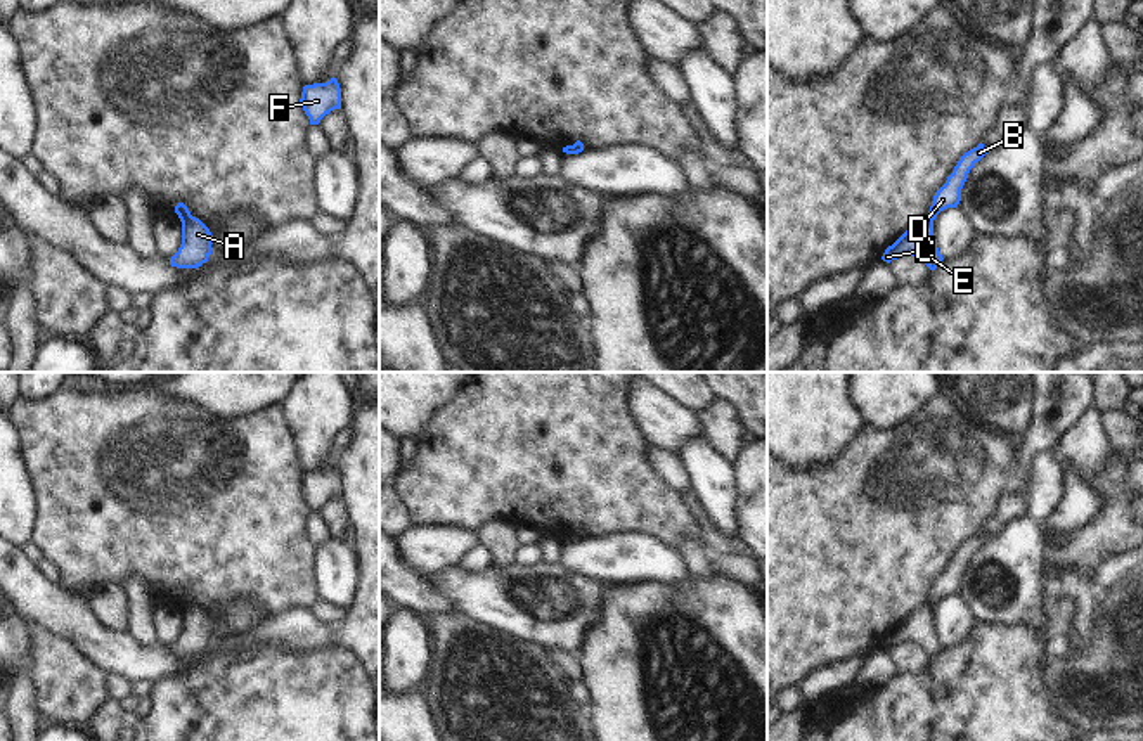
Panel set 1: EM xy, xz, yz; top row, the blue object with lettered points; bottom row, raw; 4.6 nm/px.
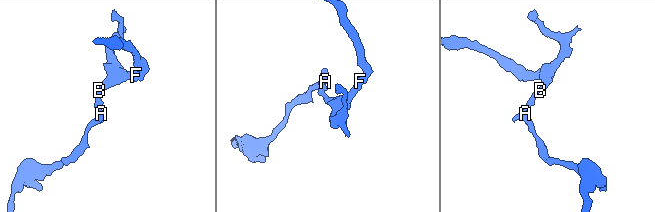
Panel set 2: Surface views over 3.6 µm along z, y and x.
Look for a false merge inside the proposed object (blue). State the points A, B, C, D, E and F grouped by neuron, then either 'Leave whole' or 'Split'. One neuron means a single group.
Groups: A C E / B D F. Split.

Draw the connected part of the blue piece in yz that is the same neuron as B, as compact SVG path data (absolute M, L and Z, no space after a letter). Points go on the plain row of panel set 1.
M980 530L977 535L965 540L952 561L947 564L946 571L933 583L928 604L932 608L947 596L958 596L961 589L961 577L968 566L970 557L987 542L989 538Z

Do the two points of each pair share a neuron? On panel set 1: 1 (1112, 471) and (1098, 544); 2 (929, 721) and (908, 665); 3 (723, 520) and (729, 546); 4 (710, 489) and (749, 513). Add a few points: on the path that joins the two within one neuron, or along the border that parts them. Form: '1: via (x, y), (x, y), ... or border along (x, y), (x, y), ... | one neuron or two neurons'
1: via (1112, 489), (1112, 527) | one neuron
2: border along (932, 658), (916, 674), (899, 676) | two neurons
3: border along (700, 504), (707, 520), (717, 530), (736, 537) | two neurons
4: border along (731, 466), (735, 471), (735, 523), (738, 535) | two neurons

